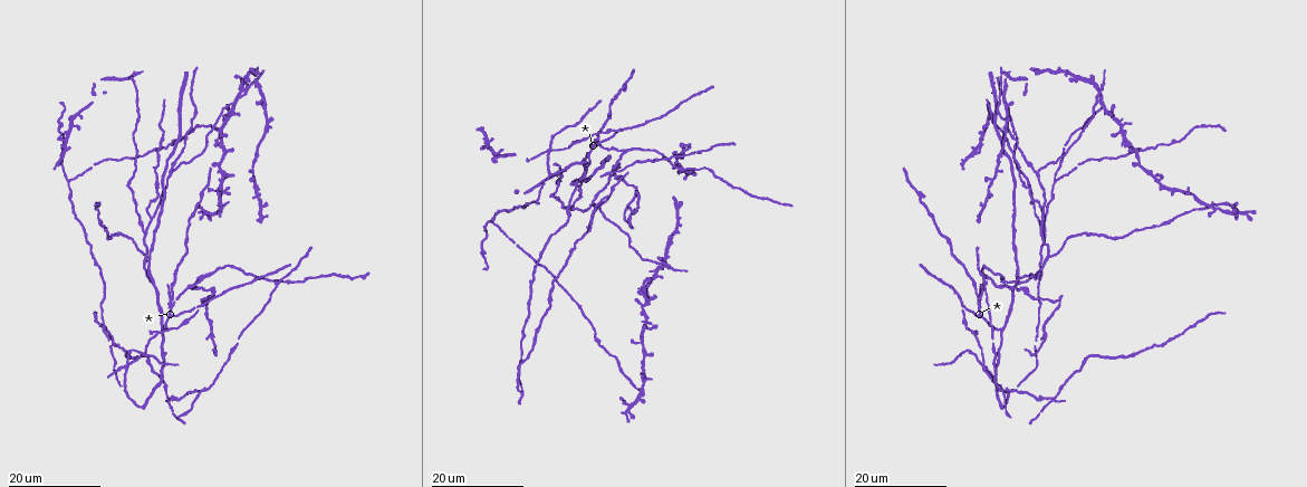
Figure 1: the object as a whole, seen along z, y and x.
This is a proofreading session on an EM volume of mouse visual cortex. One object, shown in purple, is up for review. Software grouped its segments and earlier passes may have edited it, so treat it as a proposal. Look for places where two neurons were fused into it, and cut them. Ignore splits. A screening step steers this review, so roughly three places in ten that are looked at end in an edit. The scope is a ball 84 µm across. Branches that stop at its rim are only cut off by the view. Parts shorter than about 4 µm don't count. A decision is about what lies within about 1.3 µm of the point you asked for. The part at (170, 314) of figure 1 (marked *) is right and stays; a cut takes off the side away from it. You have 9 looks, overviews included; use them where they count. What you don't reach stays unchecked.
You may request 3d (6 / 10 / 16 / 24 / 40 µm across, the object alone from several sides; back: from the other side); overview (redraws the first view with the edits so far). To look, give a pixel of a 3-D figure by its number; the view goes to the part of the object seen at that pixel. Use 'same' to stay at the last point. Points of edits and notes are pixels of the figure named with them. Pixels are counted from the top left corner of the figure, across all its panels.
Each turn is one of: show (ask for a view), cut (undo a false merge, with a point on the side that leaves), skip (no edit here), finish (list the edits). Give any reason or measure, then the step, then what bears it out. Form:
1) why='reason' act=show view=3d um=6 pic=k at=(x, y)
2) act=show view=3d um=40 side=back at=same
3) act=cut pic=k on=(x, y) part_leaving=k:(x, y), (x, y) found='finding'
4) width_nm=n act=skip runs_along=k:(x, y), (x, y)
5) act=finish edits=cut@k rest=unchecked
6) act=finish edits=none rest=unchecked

why='a fork' act=show view=3d um=16 pic=1 at=(1002, 329)

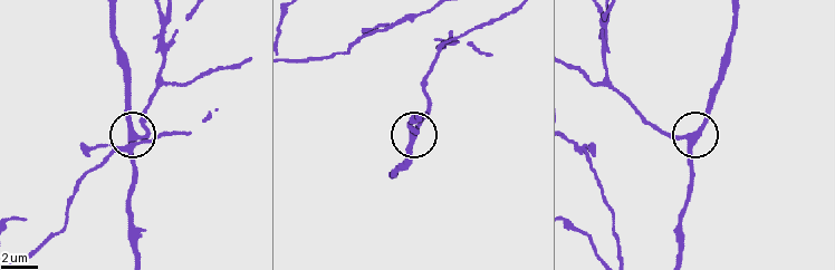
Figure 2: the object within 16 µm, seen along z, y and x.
why='zoom in' act=show view=3d um=6 pic=2 at=(694, 138)

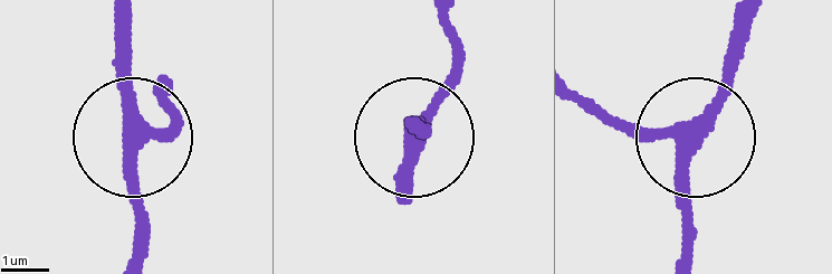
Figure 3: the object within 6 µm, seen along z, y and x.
width_nm=290 act=skip runs_along=3:(162, 92), (174, 120), (131, 128), (126, 28) found='continuous, no second neuron'

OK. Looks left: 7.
why='side arm on a straight run' act=show view=3d um=16 pic=1 at=(1042, 234)

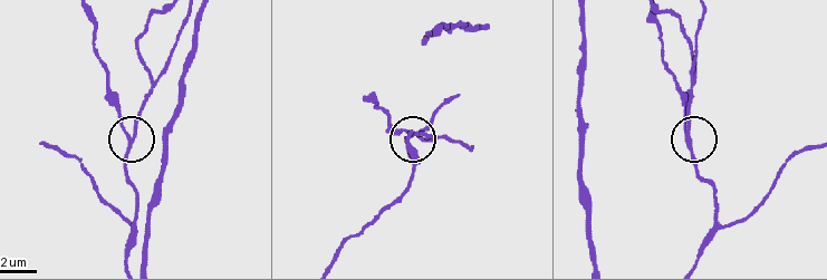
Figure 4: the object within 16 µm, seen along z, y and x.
why='zoom in' act=show view=3d um=6 pic=4 at=(686, 137)

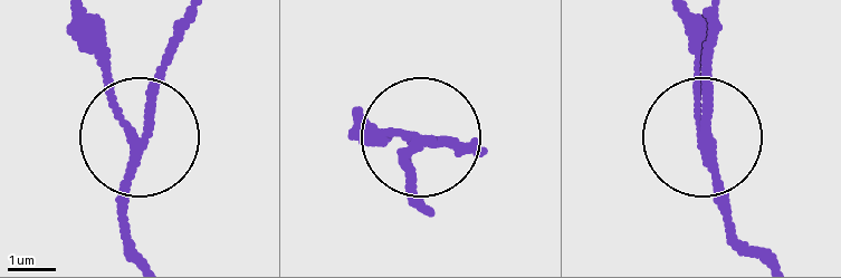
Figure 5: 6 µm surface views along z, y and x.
act=skip found='all the same neuron'

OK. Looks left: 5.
why='side arm on a straight run' act=show view=3d um=16 pic=1 at=(1037, 172)

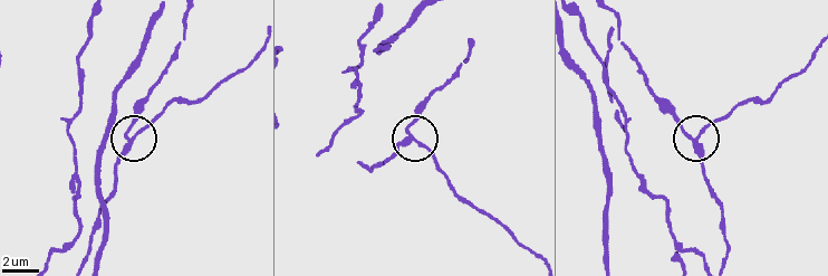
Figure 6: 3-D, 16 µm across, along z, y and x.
act=show view=3d um=6 pic=6 at=(409, 135)

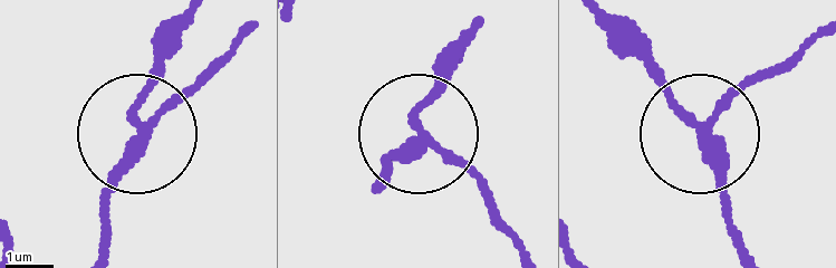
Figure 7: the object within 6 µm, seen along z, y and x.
act=skip runs_along=7:(748, 254), (700, 134), (616, 41) found='continuous, no second neuron'

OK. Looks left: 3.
why='thin arm on a thick one' act=show view=3d um=24 pic=1 at=(983, 363)

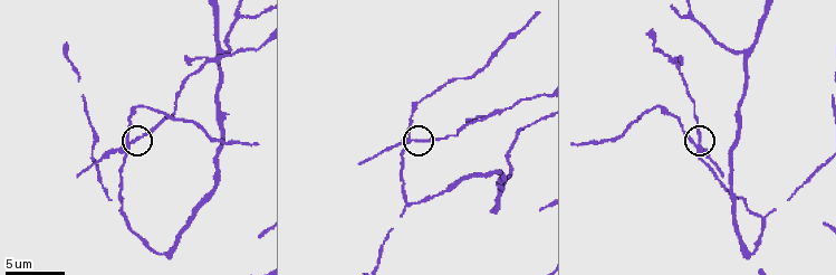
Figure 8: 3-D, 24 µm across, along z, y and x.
act=show view=3d um=10 pic=8 at=(411, 141)

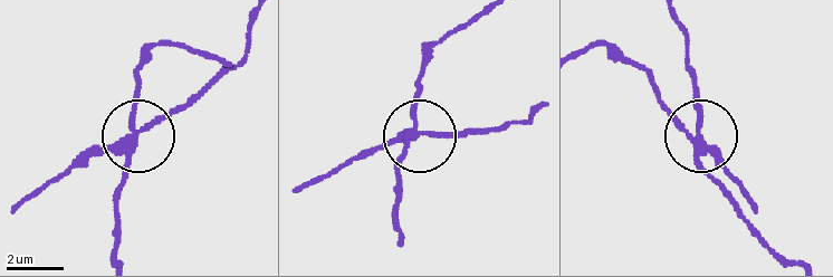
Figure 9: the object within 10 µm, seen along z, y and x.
arms=3 act=cut pic=9 on=(163, 120) part_leaving=9:(127, 143), (197, 99), (240, 57), (252, 13) found='two neurons meet here'

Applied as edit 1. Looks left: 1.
act=finish edits=cut@9 rest=unchecked

